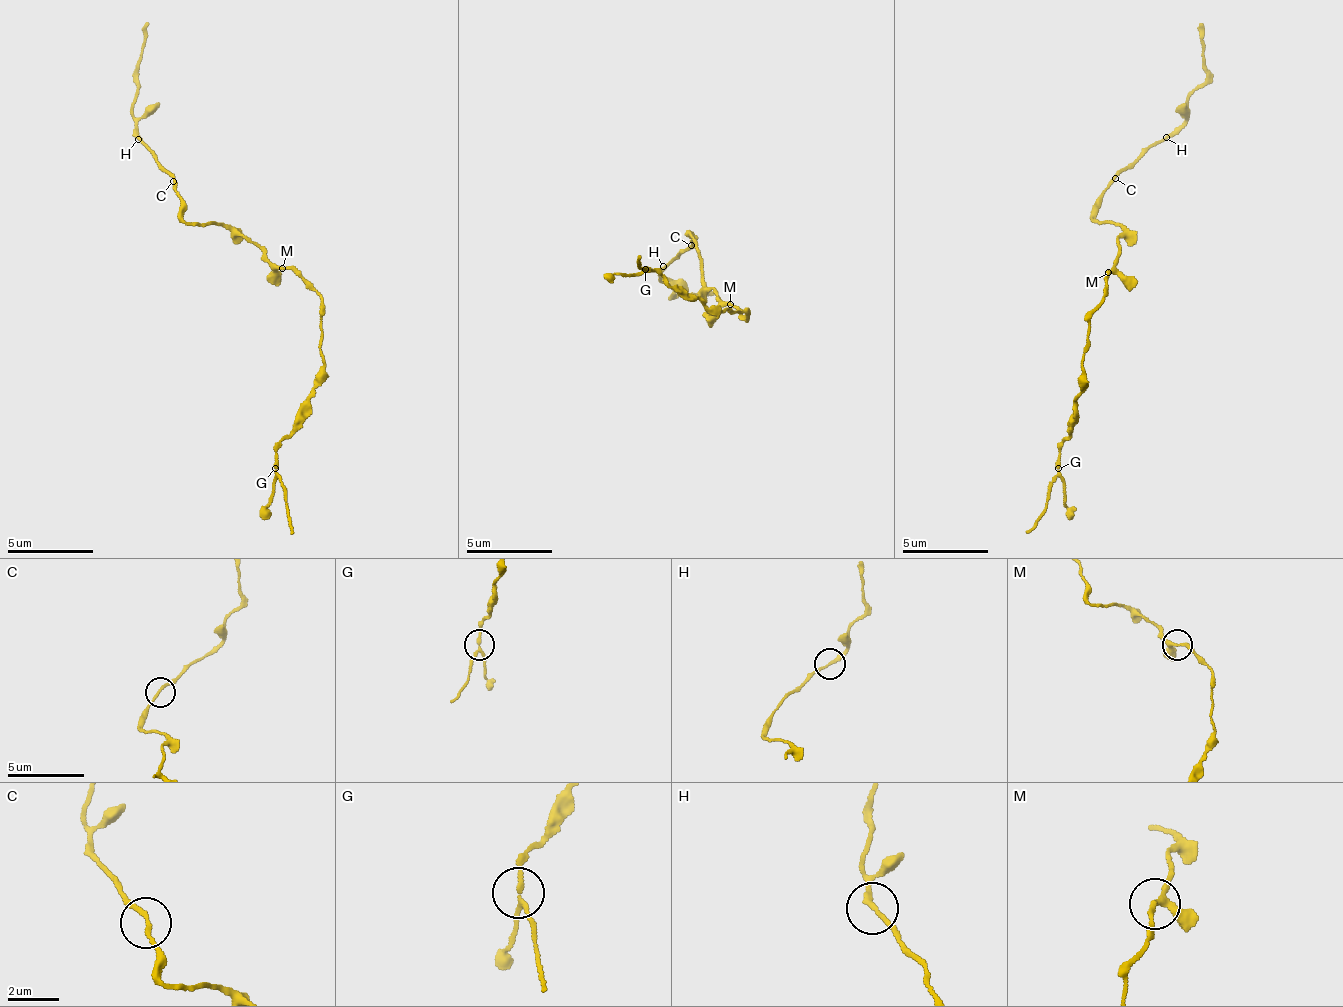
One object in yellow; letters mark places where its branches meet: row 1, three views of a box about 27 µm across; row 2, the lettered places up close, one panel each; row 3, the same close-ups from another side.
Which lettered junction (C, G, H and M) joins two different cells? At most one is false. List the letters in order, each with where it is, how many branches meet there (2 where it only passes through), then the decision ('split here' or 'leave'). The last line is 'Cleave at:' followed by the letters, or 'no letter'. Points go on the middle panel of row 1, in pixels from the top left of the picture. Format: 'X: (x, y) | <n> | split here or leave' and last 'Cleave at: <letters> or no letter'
C: (691, 245) | 2 | leave
G: (645, 269) | 3 | split here
H: (663, 266) | 2 | leave
M: (730, 304) | 3 | leave
Cleave at: G

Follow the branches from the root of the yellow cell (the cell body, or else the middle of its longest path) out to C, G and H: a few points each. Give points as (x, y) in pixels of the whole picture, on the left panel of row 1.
C: (260, 249), (219, 224), (191, 225), (185, 221), (173, 181)
G: (260, 249), (303, 280), (323, 311), (322, 384), (308, 402), (308, 419), (274, 450), (274, 467)
H: (260, 249), (219, 224), (191, 225), (185, 221), (178, 190), (168, 172), (157, 167), (149, 149), (138, 139)

